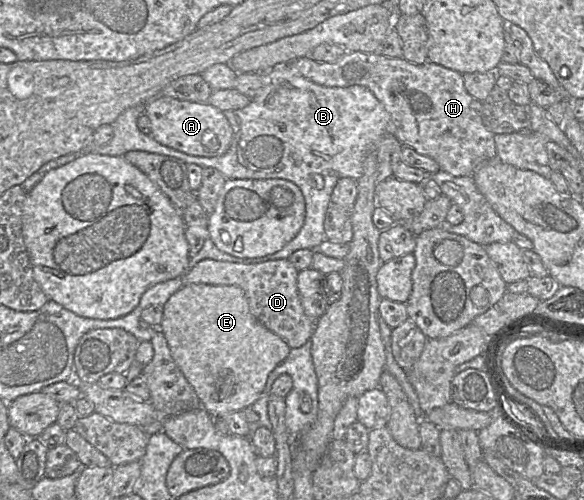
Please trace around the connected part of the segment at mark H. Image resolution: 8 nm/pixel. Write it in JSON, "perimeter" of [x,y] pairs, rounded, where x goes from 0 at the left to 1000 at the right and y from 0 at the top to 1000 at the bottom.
{"perimeter":[[[615,102],[594,104],[572,126],[545,124],[531,114],[517,114],[490,128],[521,156],[550,172],[616,170],[630,176],[668,228],[676,250],[676,272],[690,292],[700,292],[714,306],[743,318],[753,340],[776,352],[808,352],[822,332],[849,318],[848,268],[839,264],[825,244],[825,204],[800,184],[791,148],[779,140],[735,122],[726,128],[709,128],[690,114],[668,116],[647,104]]]}

